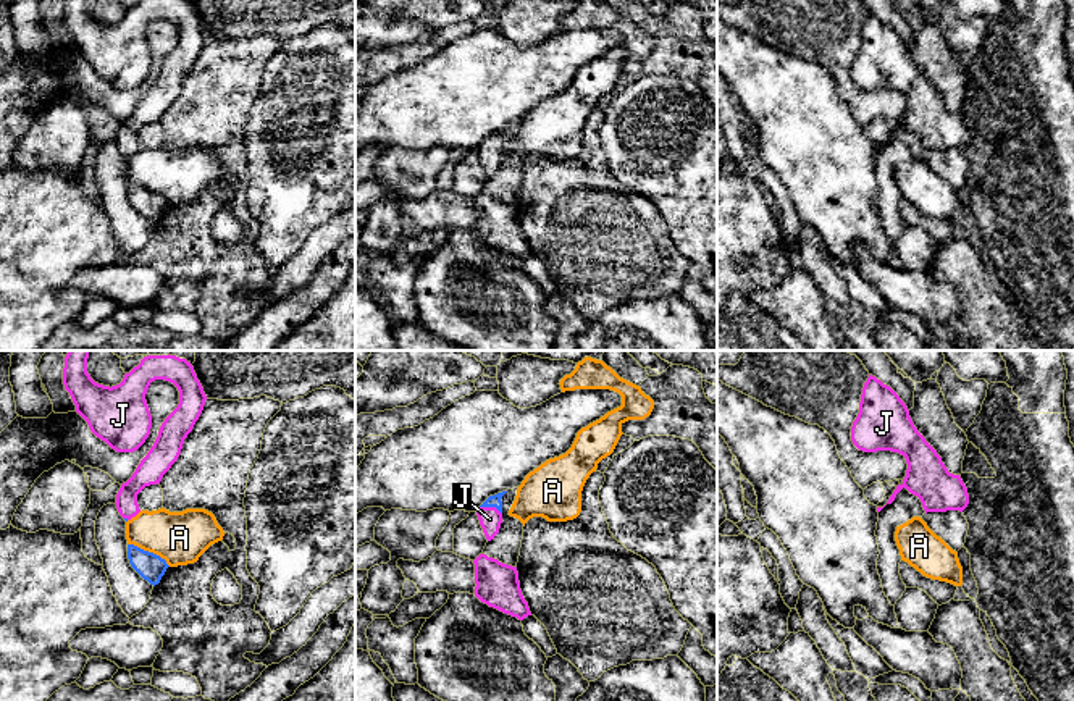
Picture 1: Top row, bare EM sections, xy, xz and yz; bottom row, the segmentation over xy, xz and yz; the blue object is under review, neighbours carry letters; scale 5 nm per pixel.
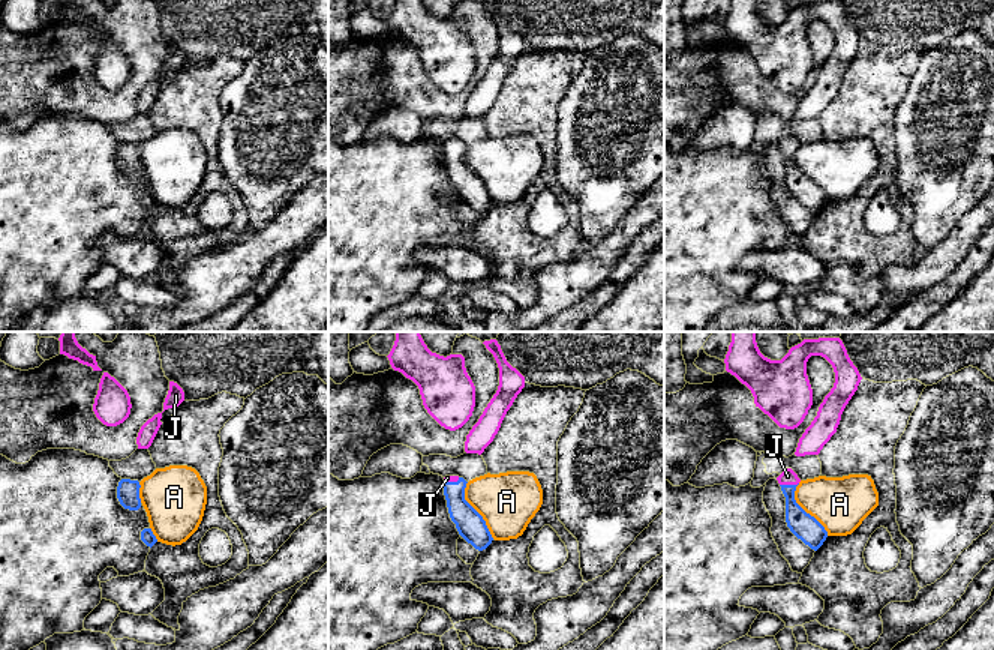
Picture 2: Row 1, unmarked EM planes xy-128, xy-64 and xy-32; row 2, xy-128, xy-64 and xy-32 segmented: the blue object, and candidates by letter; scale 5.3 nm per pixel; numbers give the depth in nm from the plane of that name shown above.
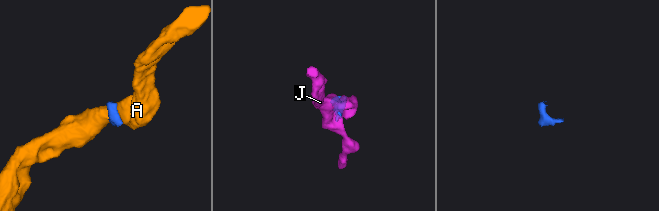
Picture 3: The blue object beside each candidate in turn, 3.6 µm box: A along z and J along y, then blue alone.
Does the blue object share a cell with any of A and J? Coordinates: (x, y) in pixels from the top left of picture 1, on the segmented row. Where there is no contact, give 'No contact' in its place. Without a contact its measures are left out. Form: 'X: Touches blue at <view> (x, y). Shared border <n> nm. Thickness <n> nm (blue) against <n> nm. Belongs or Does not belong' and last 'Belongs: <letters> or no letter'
A: Touches blue at xy (147, 551). Shared border 240 nm. Thickness 140 nm (blue) against 260 nm. Does not belong
J: Touches blue at xz (491, 506). Shared border 120 nm. Thickness 60 nm (blue) against 110 nm. Belongs
Belongs: J

